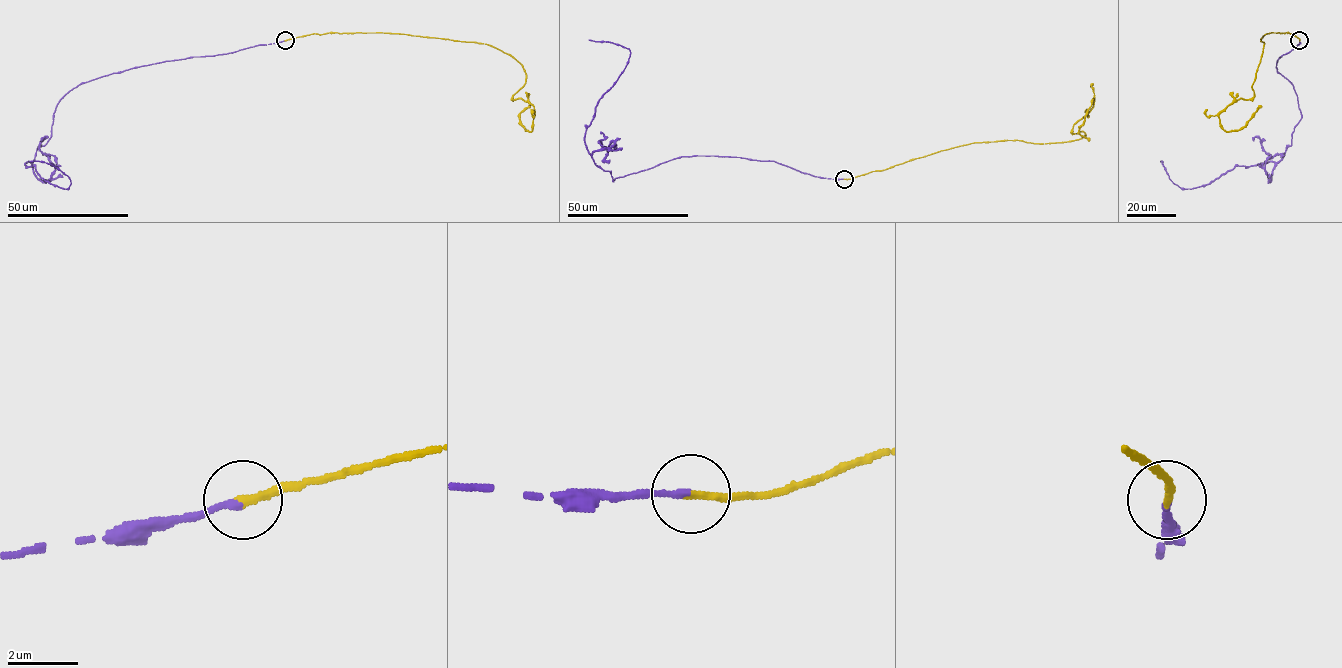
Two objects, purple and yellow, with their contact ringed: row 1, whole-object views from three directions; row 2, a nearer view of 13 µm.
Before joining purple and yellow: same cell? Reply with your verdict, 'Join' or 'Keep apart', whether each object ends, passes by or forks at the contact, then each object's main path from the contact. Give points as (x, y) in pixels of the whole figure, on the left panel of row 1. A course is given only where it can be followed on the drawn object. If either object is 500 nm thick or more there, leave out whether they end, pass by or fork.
Join. At the ring purple ends. At the ring yellow ends. Course of purple: (285, 40), (83, 82), (61, 98), (51, 137), (25, 164), (53, 185), (70, 184), (51, 164), (29, 162). Course of yellow: (285, 40), (381, 32), (490, 44), (522, 65), (513, 97), (534, 107), (527, 131), (519, 114), (530, 106)

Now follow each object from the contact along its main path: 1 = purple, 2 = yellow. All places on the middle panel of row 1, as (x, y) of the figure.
1: (844, 179), (773, 161), (692, 156), (612, 180), (595, 164), (584, 136), (630, 51), (589, 40)
2: (844, 179), (974, 142), (1079, 139), (1085, 135), (1073, 133), (1073, 125), (1093, 98), (1079, 133), (1090, 139)

